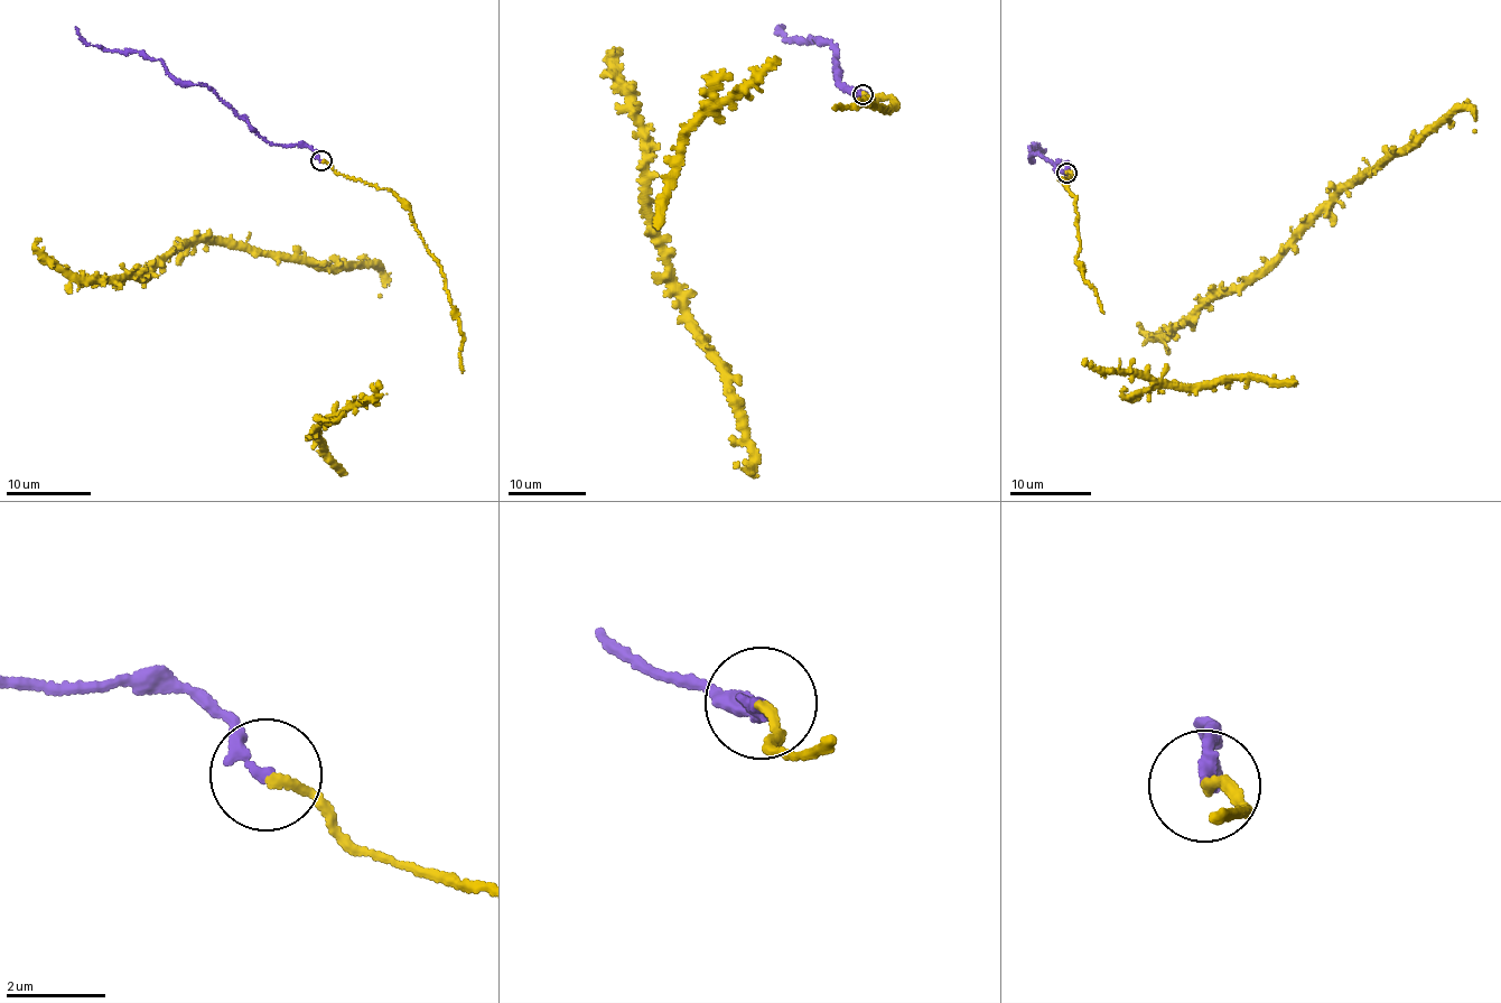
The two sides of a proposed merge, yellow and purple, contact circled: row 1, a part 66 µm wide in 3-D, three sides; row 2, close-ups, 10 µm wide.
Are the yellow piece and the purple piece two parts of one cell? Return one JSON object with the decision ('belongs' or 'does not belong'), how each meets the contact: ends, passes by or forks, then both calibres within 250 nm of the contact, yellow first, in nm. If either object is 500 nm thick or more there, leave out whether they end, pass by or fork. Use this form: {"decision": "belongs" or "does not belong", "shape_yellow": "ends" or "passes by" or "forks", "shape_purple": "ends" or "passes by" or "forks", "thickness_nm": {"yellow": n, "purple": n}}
{"decision": "belongs", "shape_yellow": "ends", "shape_purple": "ends", "thickness_nm": {"yellow": 160, "purple": 200}}

